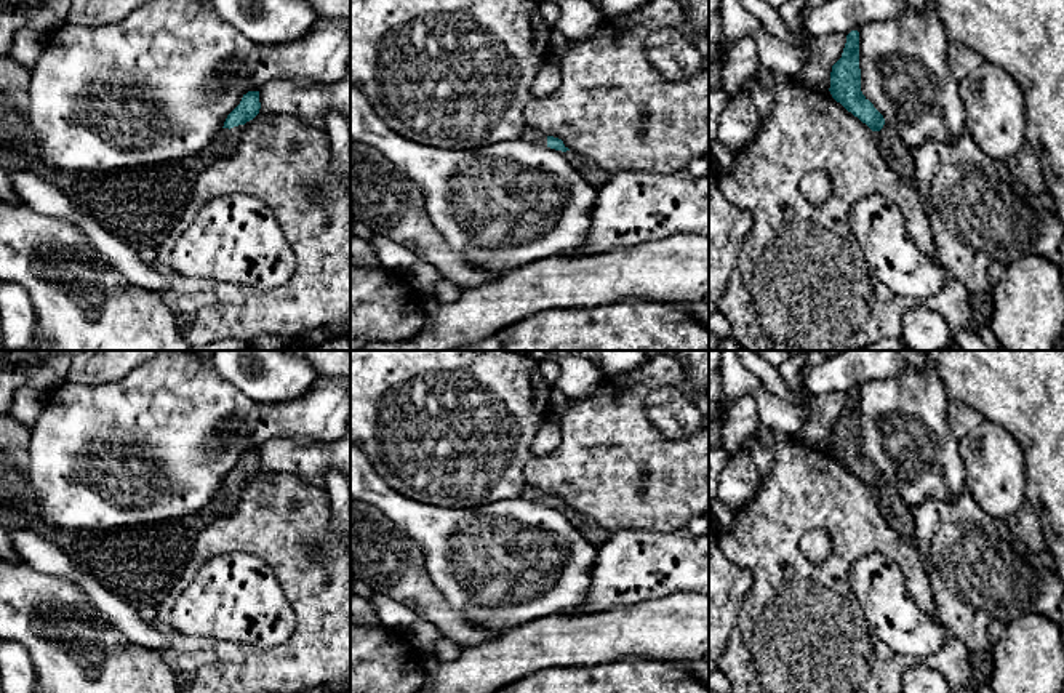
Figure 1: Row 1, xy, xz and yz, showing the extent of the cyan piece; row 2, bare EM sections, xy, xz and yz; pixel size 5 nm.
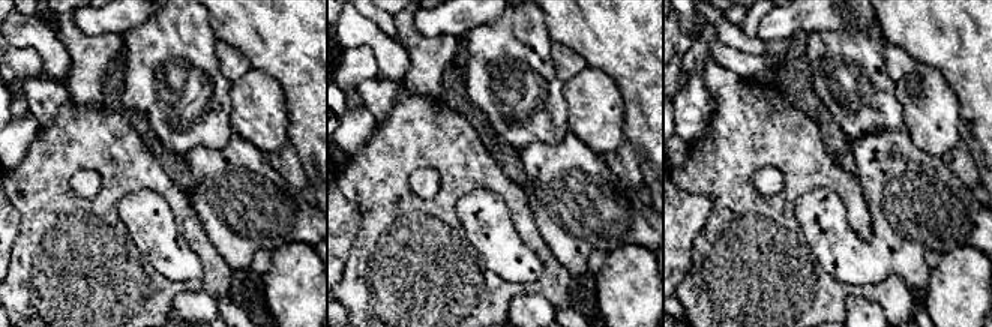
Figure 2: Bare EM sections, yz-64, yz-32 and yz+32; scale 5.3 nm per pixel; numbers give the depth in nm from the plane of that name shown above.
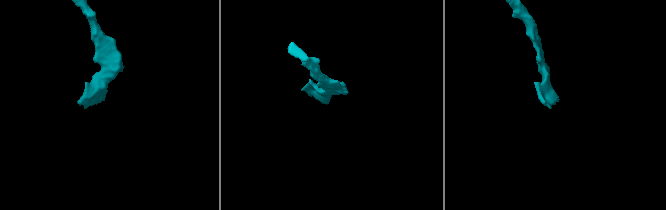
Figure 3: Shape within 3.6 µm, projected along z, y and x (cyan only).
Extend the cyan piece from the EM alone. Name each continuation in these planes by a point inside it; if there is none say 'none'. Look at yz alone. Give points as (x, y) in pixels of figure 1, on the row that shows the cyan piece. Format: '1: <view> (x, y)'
1: yz (900, 157)

